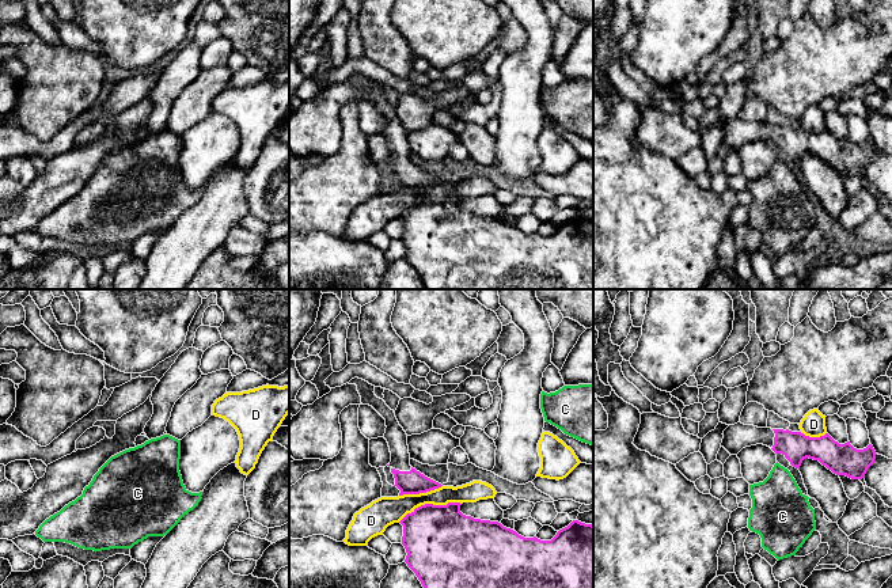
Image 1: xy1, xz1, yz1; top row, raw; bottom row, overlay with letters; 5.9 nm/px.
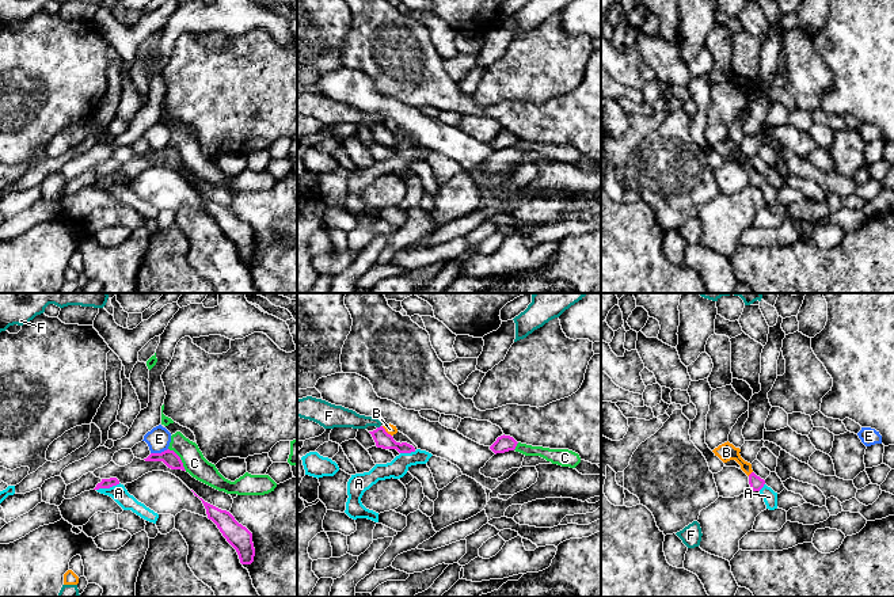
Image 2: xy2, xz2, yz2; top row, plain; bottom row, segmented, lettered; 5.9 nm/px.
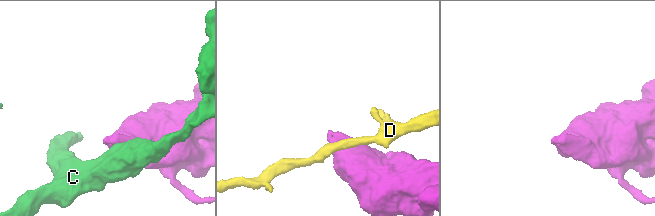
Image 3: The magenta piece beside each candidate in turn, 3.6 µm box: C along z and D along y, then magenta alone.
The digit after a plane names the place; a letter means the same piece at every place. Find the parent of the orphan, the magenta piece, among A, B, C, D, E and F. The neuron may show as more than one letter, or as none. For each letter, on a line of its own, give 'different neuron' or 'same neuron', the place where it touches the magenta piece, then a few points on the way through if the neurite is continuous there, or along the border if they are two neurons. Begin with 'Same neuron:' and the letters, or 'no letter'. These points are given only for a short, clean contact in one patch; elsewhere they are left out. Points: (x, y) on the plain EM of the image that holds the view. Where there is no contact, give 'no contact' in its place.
Same neuron: no letter
A: different neuron | xy2 (107, 183) | along xy2 (120, 179), (96, 186)
B: different neuron | xz2 (385, 128) | along xz2 (381, 122), (391, 132)
C: different neuron | xy2 (179, 155) | along xy2 (168, 144), (179, 153), (186, 166)
D: different neuron | xz1 (429, 200)
E: different neuron | xy2 (159, 149)
F: different neuron | xz2 (380, 122) | along xz2 (380, 121), (377, 124)

